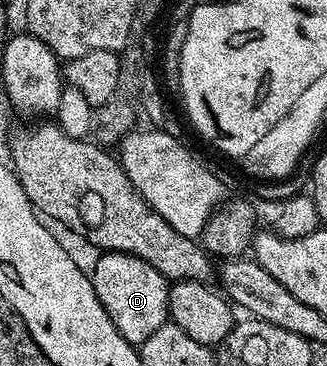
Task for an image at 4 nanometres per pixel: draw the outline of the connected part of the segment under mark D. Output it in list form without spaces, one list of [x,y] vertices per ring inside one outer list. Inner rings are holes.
[[[104,252],[90,277],[102,308],[106,308],[110,320],[114,320],[114,328],[122,332],[130,345],[138,348],[169,321],[169,279],[164,278],[158,268],[146,264],[146,260],[133,254]]]

